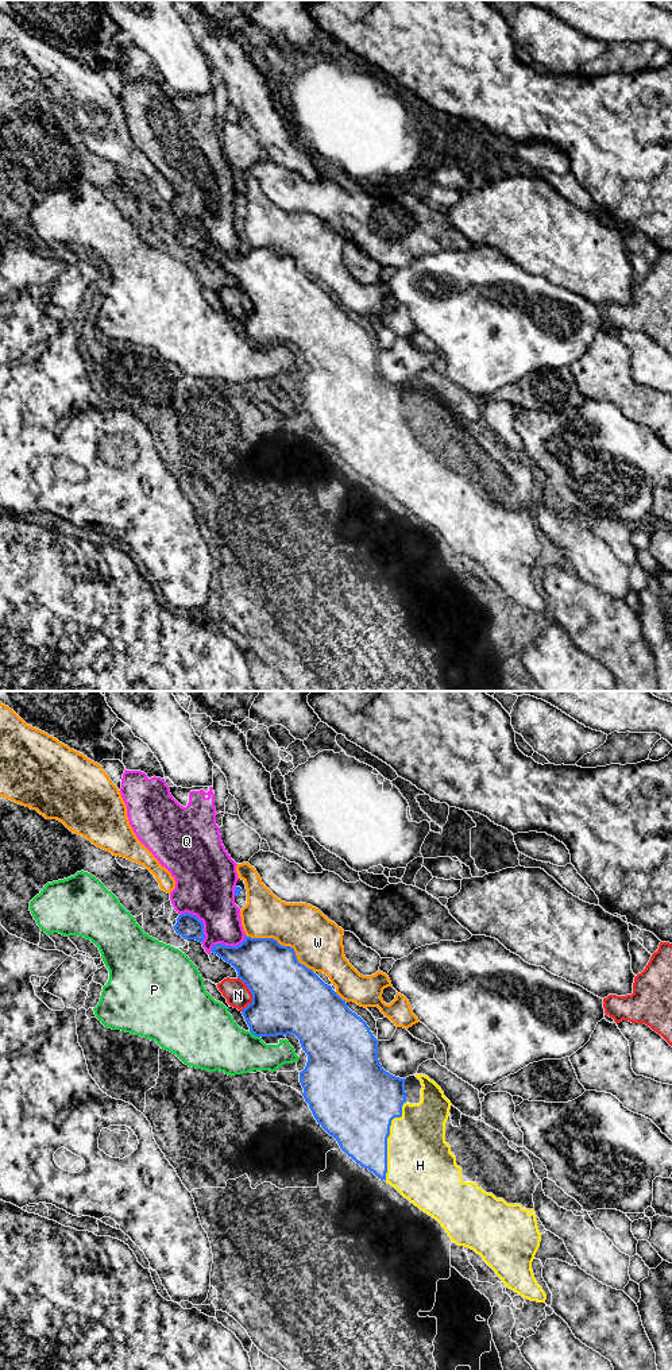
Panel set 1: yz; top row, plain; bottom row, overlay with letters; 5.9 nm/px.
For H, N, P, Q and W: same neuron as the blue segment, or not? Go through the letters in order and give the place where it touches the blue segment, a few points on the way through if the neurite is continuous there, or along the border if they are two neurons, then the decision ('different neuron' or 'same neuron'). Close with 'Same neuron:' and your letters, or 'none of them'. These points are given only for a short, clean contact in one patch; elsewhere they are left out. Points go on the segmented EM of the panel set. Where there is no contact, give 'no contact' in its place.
H: yz (386, 1139) | same neuron
N: yz (251, 992) | different neuron
P: yz (255, 1035) | different neuron
Q: yz (201, 922) | different neuron
W: yz (284, 946) | different neuron
Same neuron: H

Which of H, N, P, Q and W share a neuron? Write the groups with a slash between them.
H / N / P / Q / W

